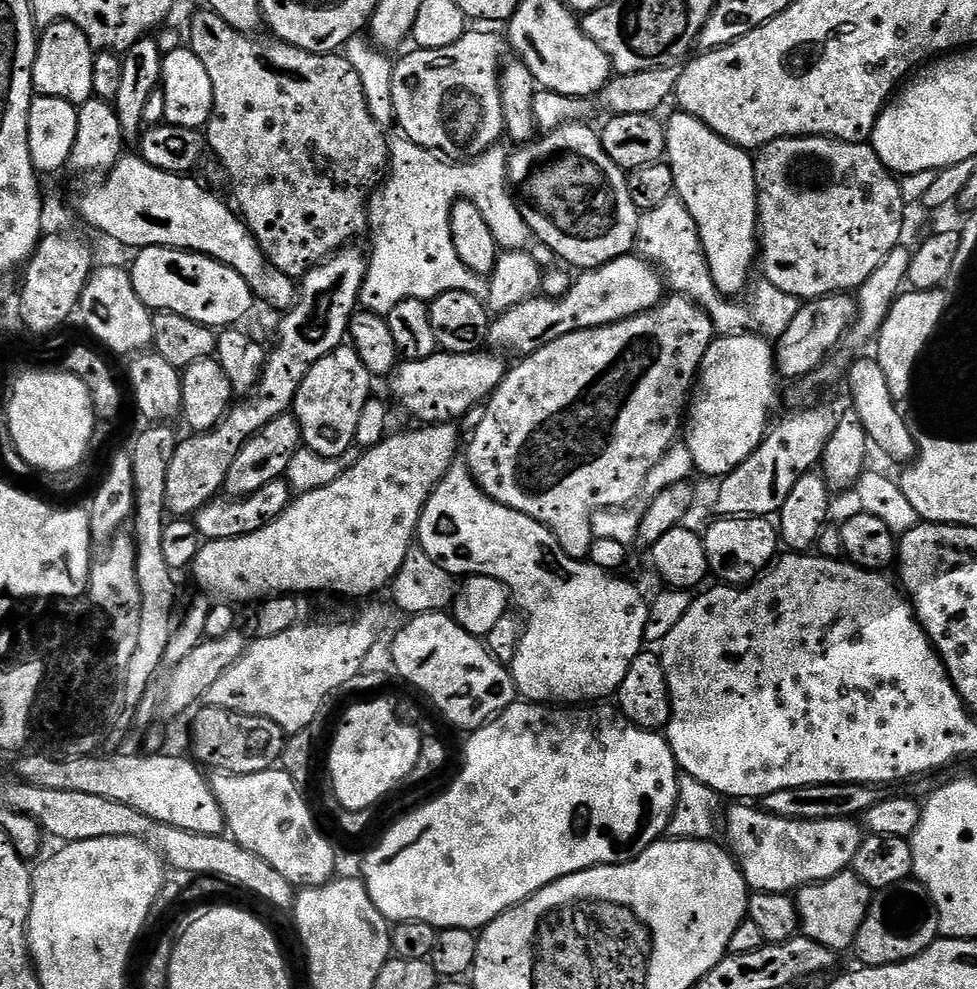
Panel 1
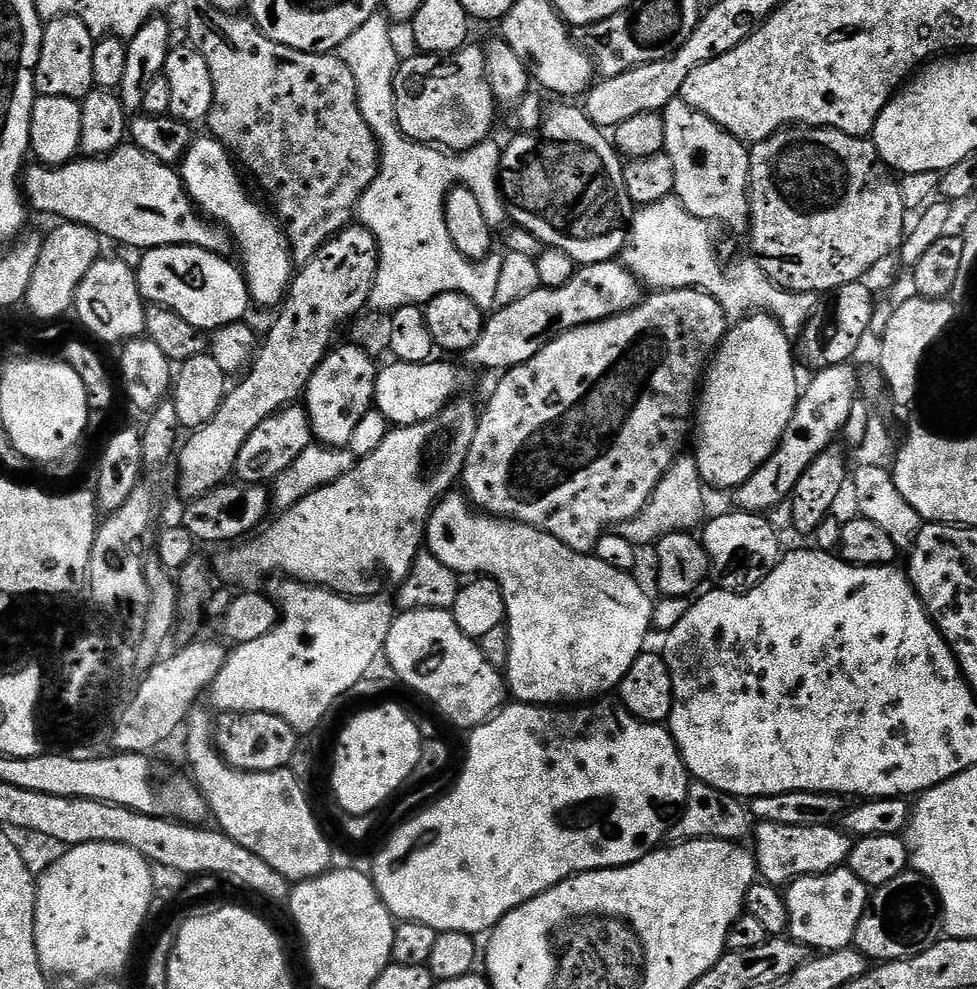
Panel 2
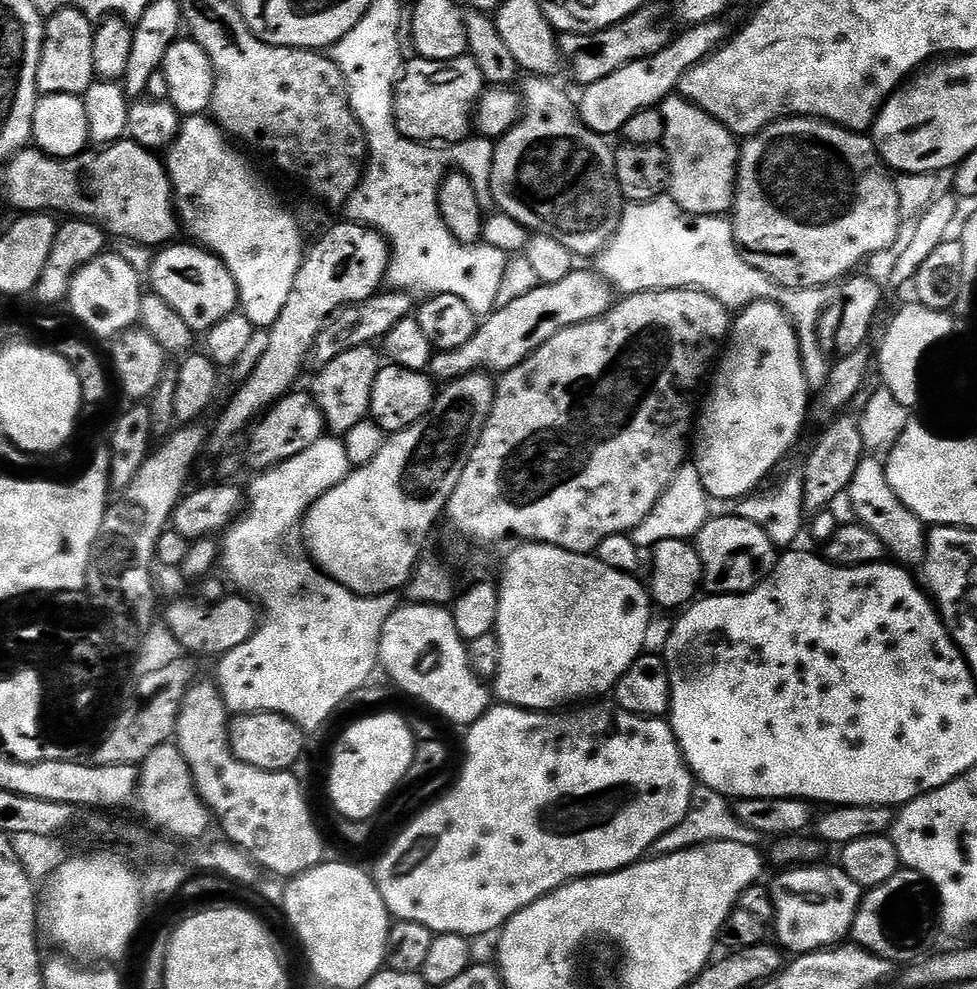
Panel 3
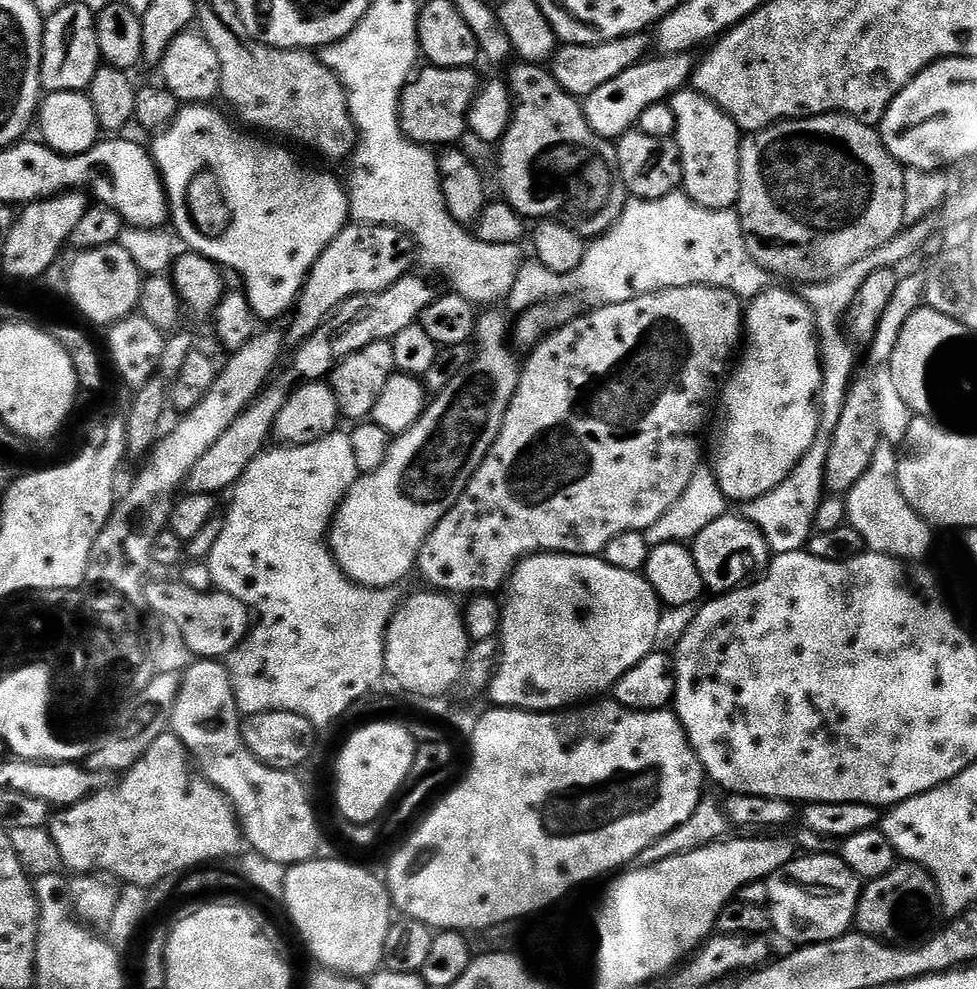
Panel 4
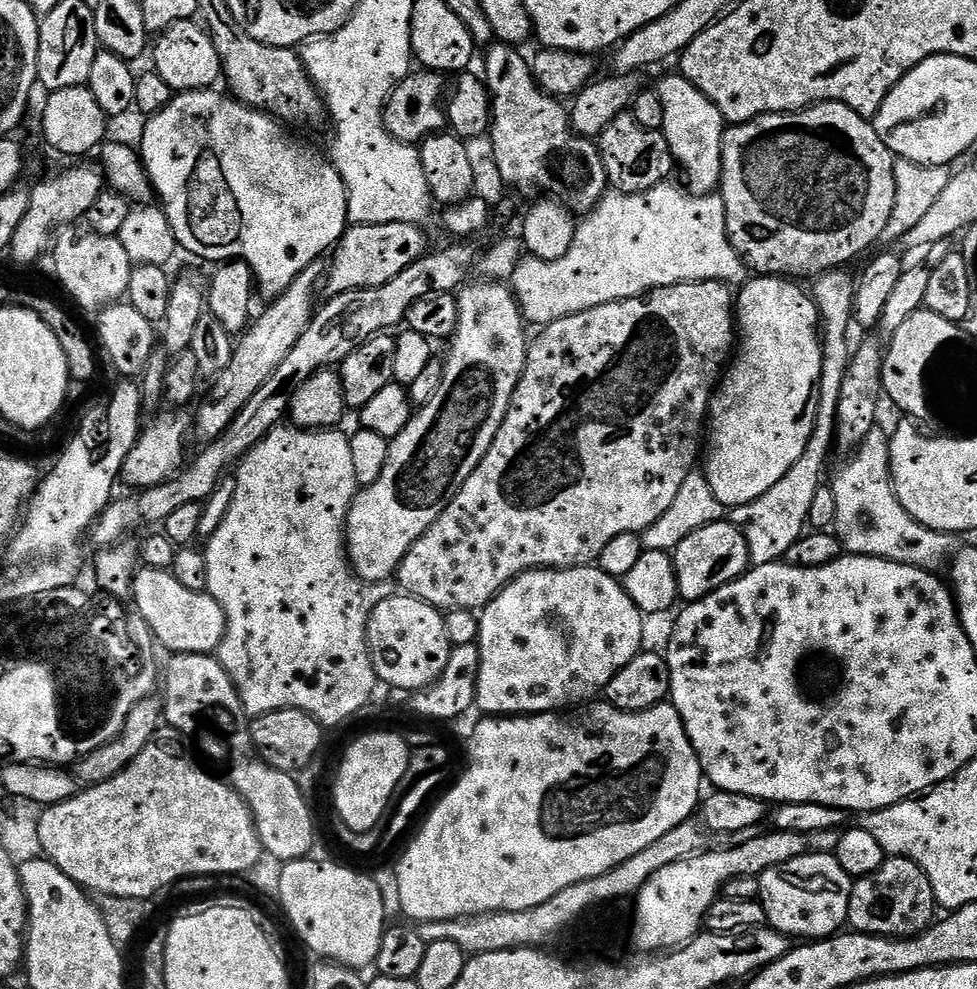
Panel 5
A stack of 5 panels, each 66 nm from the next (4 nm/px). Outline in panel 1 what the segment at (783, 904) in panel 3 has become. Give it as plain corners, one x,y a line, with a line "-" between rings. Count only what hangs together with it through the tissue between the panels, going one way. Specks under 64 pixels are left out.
845,870
837,876
818,884
809,884
795,893
796,912
800,916
800,932
822,942
822,946
833,952
843,953
843,948
851,949
856,943
856,935
872,902
873,889
856,877
855,872

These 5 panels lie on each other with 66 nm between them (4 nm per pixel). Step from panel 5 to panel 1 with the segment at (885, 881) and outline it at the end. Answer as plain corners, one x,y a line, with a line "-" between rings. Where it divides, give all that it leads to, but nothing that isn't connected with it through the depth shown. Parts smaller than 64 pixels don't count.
909,878
900,884
879,889
873,895
856,935
854,953
863,967
890,966
922,954
922,950
926,950
926,946
939,936
940,918
926,886
915,878

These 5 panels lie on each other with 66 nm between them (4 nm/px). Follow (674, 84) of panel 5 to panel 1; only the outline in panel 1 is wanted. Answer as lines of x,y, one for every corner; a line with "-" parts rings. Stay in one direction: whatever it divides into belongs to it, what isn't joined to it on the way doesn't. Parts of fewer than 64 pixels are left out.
673,112
666,120
666,163
674,174
675,195
694,218
714,286
724,296
739,297
748,271
758,260
756,165
745,149
714,134
698,118
688,112

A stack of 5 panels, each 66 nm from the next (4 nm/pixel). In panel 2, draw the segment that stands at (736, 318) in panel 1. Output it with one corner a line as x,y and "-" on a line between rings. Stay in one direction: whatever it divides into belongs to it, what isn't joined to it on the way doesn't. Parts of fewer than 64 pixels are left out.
675,198
645,204
632,217
622,263
636,275
641,285
648,287
649,284
649,289
697,289
714,297
729,317
769,315
778,321
789,339
799,339
810,316
819,307
819,295
815,292
790,292
778,287
754,258
736,261
727,272
720,265
720,256
708,228
711,228
709,221
694,218
694,214
687,212

